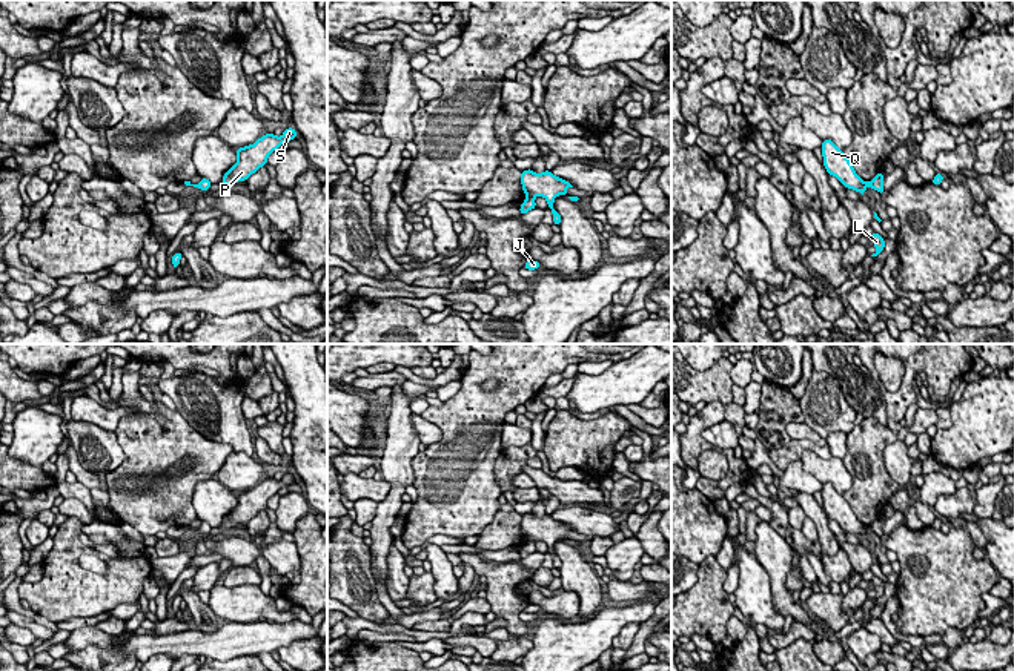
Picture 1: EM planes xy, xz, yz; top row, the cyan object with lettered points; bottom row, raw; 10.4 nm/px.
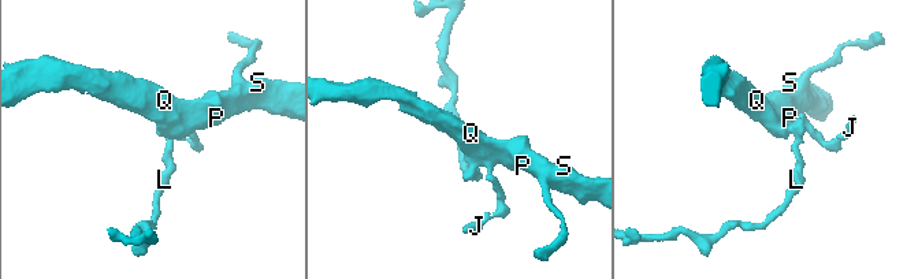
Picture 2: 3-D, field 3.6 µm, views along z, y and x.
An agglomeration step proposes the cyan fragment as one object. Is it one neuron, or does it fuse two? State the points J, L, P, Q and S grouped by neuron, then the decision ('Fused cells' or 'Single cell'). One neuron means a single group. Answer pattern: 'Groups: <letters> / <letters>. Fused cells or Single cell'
Groups: J P Q S / L. Fused cells

